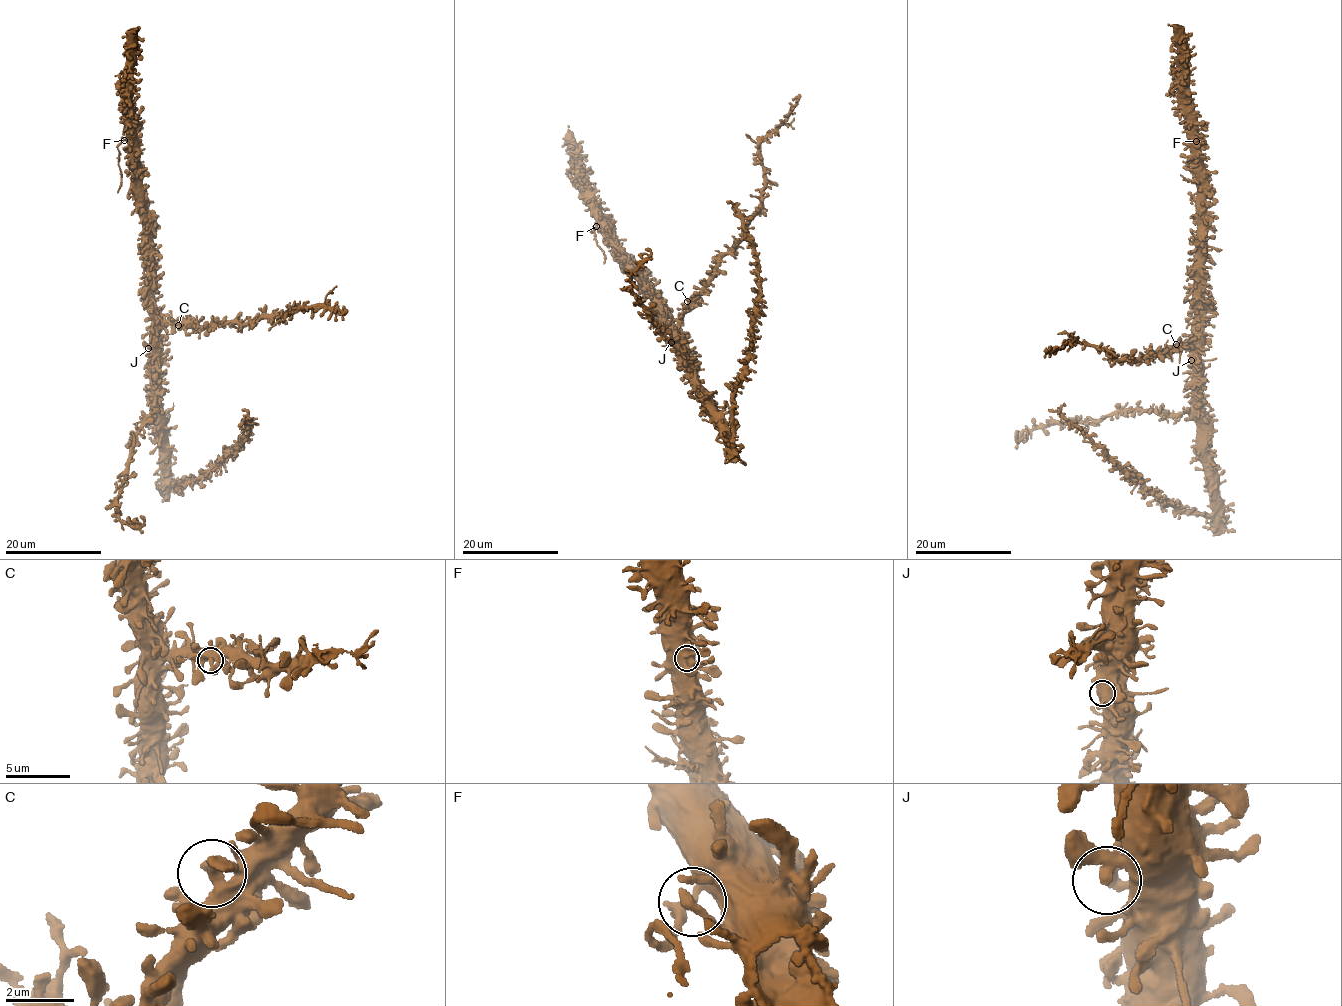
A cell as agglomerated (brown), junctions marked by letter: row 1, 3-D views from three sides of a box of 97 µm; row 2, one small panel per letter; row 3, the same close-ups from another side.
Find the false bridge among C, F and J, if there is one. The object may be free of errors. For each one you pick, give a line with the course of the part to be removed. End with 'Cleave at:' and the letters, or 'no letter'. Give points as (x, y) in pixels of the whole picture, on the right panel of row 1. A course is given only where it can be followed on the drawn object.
F: foreign part runs (1196, 142), (1192, 151), (1198, 161), (1198, 191)
Cleave at: F

